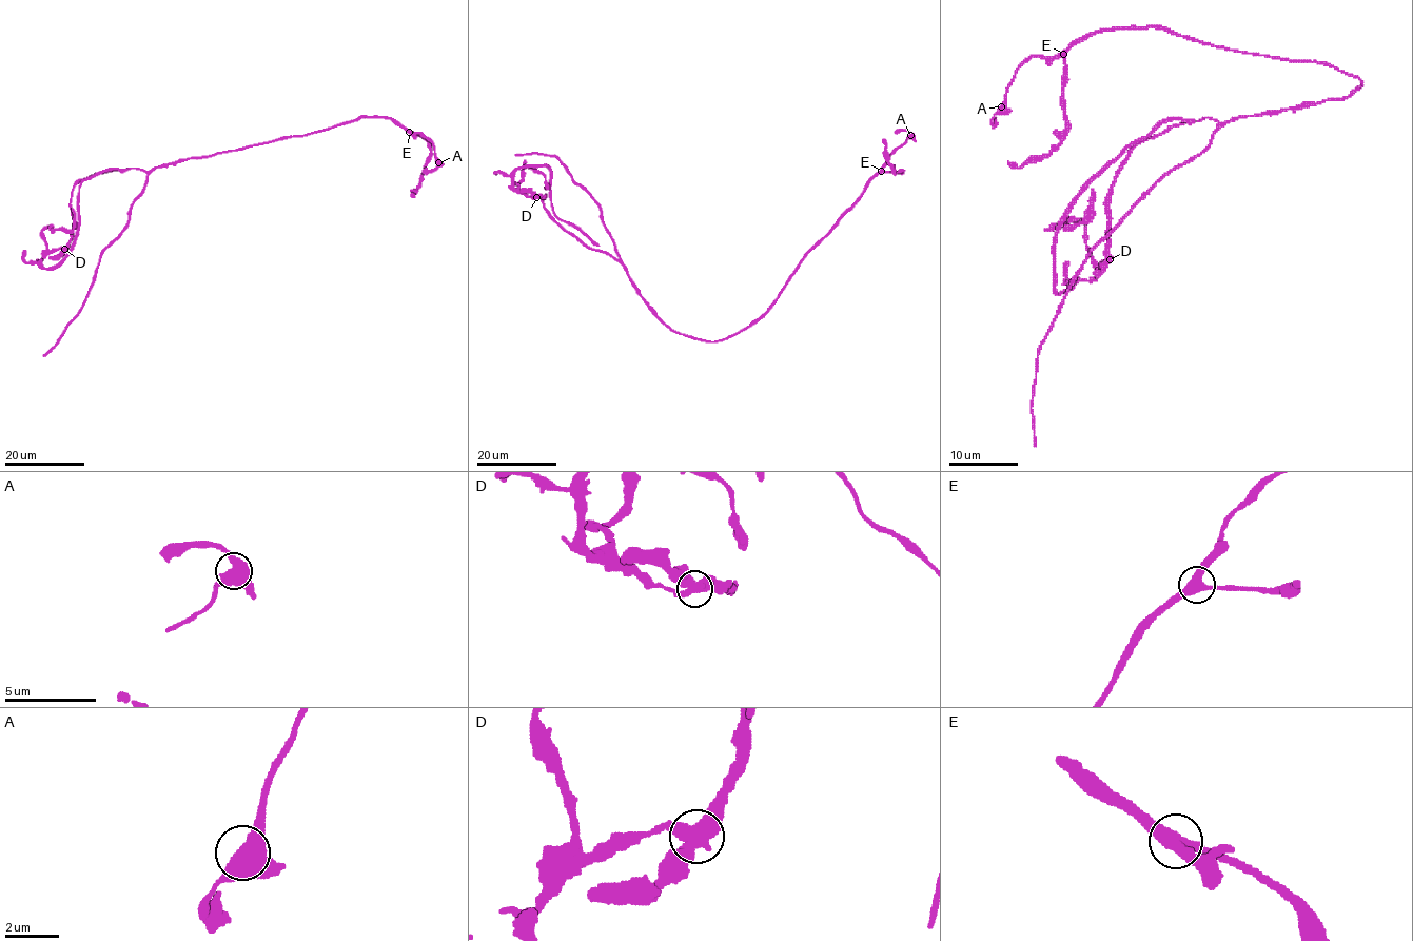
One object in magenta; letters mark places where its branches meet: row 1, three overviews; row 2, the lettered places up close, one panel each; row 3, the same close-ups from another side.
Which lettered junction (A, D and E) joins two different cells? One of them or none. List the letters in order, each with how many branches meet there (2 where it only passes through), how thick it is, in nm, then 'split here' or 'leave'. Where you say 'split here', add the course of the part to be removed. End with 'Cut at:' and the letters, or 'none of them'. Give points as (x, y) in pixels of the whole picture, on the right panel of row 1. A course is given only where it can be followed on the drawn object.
A: 3 branches meet; 480 nm thick; leave
D: 3 branches meet; 480 nm thick; split here; foreign part runs (1109, 260), (1087, 280), (1057, 291), (1060, 218), (1154, 128), (1168, 119), (1194, 121)
E: 3 branches meet; 440 nm thick; leave
Cut at: D

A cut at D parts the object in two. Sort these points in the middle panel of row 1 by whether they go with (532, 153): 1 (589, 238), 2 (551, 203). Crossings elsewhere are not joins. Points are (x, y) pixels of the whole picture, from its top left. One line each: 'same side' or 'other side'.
1: other side
2: other side

